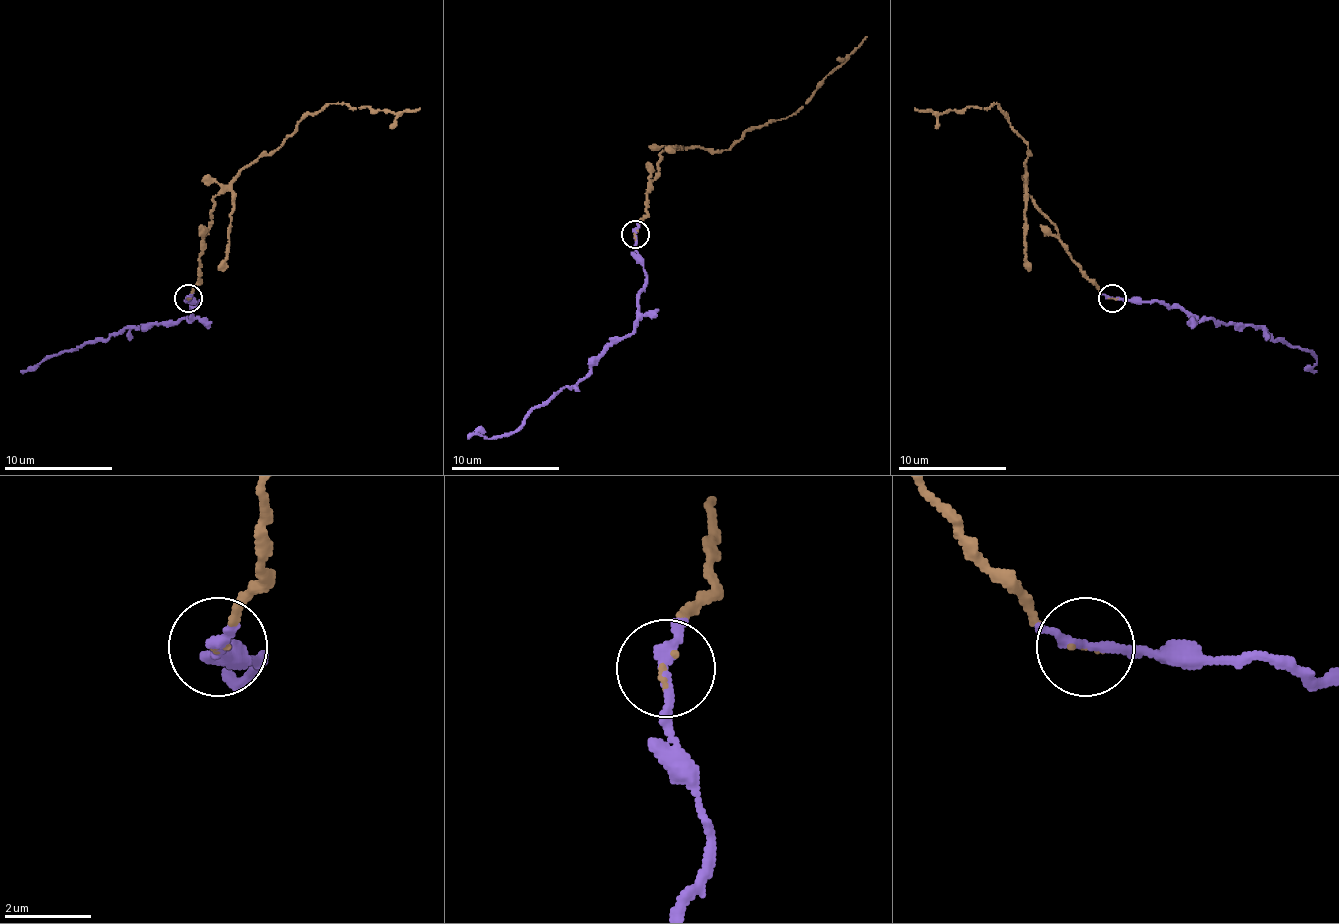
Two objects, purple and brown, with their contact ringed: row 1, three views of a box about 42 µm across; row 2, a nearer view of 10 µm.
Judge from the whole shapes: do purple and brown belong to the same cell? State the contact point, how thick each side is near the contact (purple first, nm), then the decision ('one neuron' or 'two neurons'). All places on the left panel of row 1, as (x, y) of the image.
place (188, 298); calibres 240 and 70 nm; one neuron

